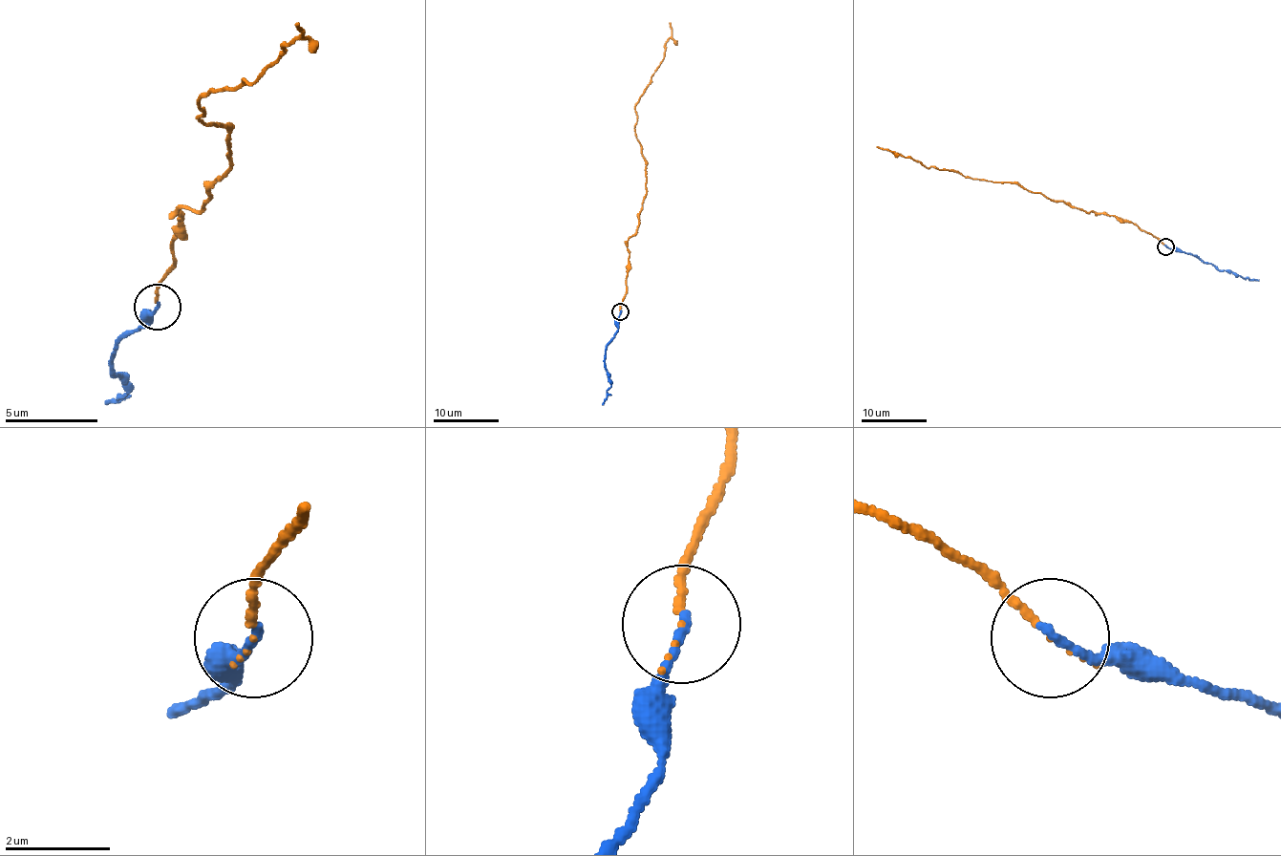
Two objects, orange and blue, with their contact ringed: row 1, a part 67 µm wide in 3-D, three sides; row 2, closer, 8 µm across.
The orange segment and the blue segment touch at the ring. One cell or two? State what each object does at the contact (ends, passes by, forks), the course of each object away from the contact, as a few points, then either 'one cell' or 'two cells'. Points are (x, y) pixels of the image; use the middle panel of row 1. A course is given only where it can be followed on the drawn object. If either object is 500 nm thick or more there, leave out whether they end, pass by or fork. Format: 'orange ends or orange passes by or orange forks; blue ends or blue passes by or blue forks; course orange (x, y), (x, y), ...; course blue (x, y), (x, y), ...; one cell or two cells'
orange ends; blue ends; course orange (620, 312), (627, 292), (628, 238), (638, 226), (646, 185), (634, 107), (664, 55), (669, 23); course blue (620, 312), (618, 331), (605, 350), (610, 386), (602, 404); one cell

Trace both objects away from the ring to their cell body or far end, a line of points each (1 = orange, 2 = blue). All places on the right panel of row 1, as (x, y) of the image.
1: (1166, 246), (1132, 223), (1109, 214), (1051, 201), (1014, 182), (928, 168), (877, 146)
2: (1166, 246), (1212, 264), (1219, 269), (1258, 281)

